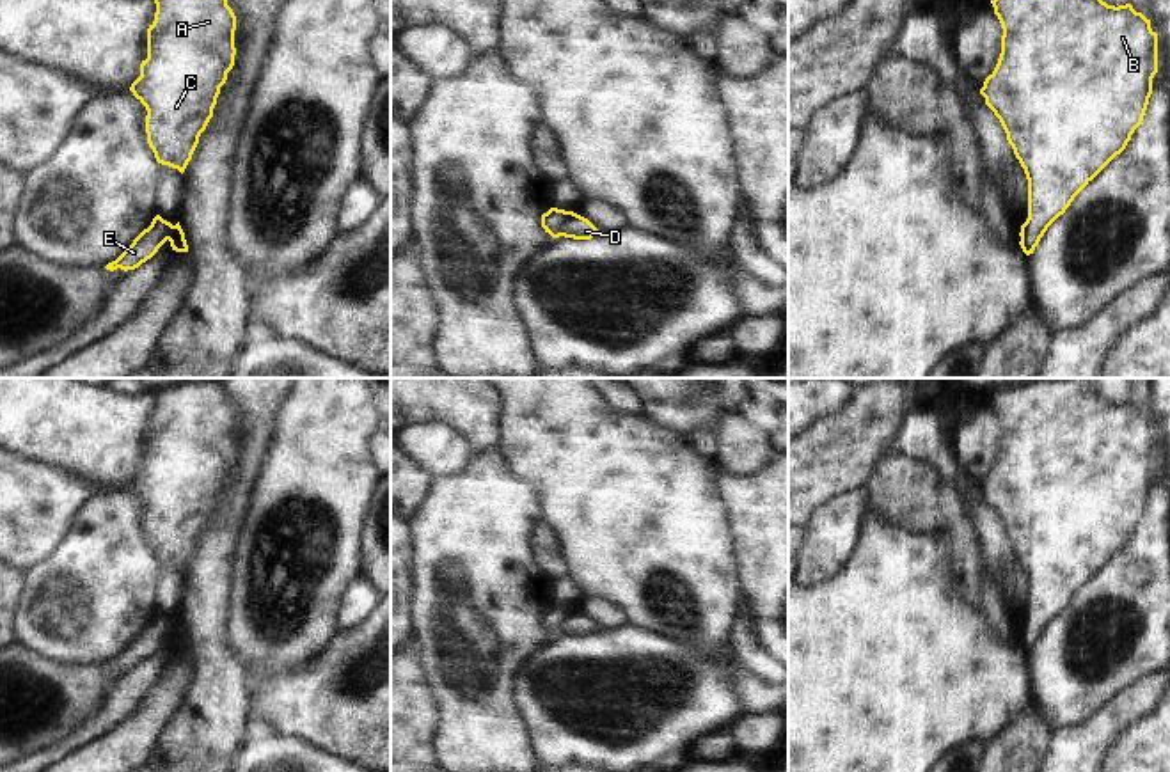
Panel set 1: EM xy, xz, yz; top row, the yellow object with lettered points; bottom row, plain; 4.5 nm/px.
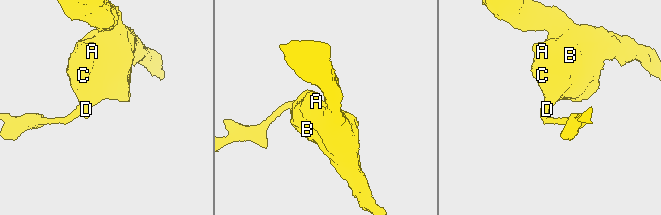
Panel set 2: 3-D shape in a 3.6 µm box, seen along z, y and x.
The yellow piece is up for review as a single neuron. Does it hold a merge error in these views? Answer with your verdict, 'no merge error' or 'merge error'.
merge error

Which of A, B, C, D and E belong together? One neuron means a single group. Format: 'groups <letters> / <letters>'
groups A B C D / E

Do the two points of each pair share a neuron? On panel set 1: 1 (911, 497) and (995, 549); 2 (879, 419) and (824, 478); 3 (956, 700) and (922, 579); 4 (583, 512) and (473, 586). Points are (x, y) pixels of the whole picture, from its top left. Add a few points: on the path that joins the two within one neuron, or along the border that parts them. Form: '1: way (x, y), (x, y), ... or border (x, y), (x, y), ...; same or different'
1: border (972, 519), (982, 545), (986, 568); different
2: way (865, 433), (835, 464); same
3: way (925, 669), (922, 666), (922, 609); same
4: border (528, 483), (540, 503), (542, 522); different

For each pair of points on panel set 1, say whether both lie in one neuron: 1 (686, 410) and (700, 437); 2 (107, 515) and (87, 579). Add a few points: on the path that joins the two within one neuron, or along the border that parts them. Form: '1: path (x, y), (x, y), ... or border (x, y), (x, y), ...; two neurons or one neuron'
1: border (712, 432), (691, 430), (684, 437); two neurons
2: path (107, 531), (107, 559), (103, 563); one neuron

